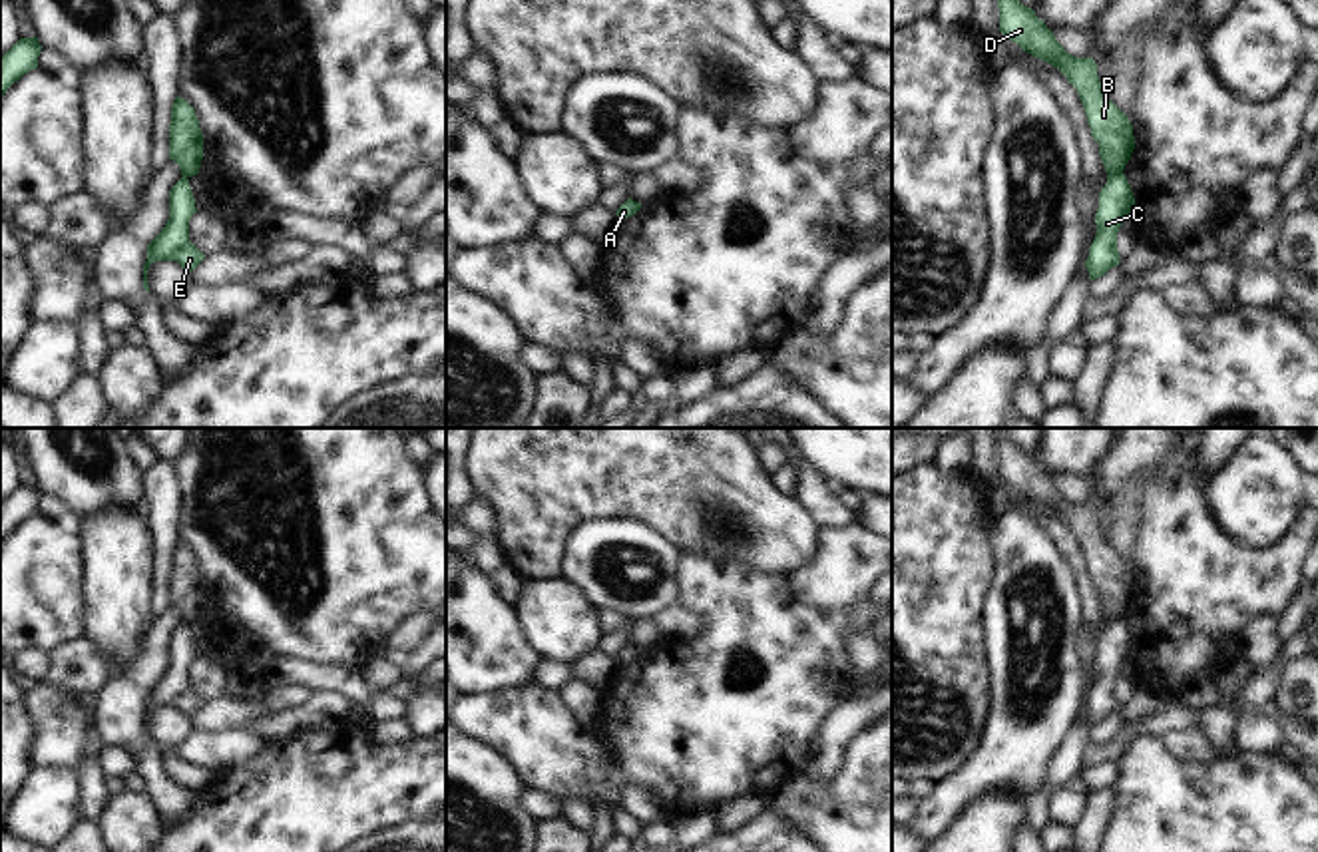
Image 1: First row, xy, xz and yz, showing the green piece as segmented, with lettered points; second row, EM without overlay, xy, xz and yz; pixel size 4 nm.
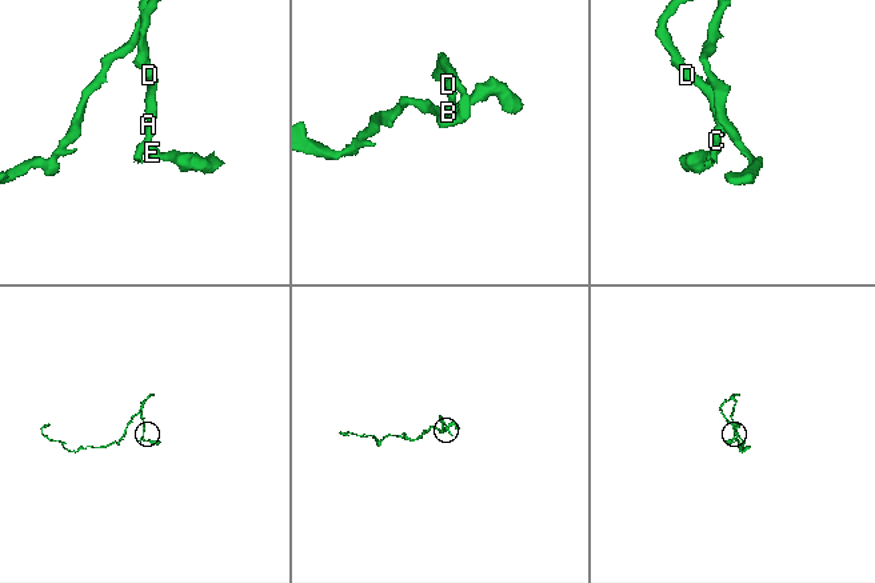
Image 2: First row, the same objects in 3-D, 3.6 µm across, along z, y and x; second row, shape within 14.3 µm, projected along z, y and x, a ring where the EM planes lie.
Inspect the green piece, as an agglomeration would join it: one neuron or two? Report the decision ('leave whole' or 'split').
split

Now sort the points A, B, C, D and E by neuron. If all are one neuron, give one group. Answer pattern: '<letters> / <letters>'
A C E / B D

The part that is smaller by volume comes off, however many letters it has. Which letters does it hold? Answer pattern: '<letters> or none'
A, C, E

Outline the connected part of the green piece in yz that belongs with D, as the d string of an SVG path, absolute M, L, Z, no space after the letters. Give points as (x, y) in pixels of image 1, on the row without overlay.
M999 430L999 478L1023 498L1057 514L1077 535L1107 623L1123 619L1135 595L1129 563L1105 541L1093 504L1075 504L1063 496L1035 456L1023 452Z

